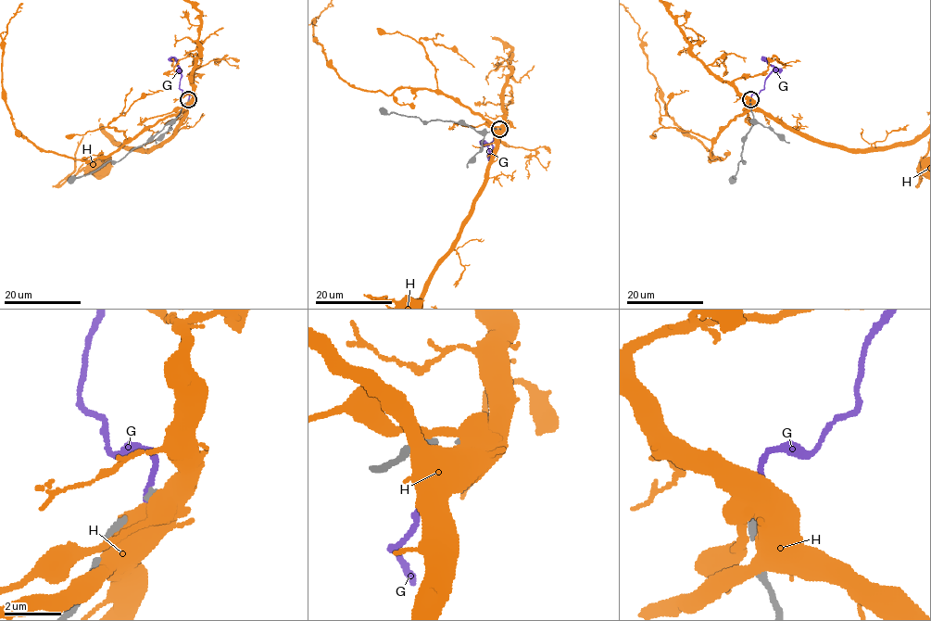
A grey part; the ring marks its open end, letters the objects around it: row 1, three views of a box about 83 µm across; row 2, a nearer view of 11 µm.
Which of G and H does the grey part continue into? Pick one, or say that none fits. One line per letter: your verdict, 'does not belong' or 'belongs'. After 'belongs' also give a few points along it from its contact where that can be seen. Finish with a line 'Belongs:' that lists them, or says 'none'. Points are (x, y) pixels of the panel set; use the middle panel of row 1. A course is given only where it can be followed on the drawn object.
G: does not belong
H: does not belong
Belongs: none

